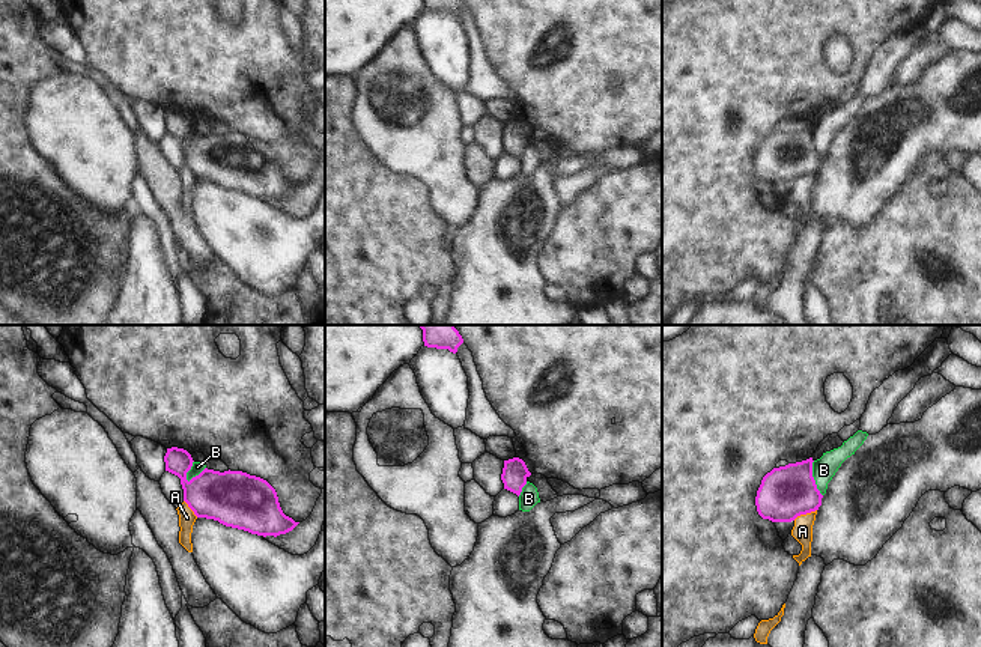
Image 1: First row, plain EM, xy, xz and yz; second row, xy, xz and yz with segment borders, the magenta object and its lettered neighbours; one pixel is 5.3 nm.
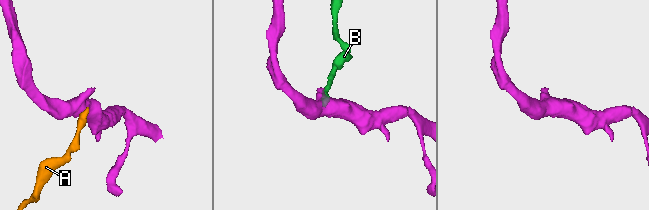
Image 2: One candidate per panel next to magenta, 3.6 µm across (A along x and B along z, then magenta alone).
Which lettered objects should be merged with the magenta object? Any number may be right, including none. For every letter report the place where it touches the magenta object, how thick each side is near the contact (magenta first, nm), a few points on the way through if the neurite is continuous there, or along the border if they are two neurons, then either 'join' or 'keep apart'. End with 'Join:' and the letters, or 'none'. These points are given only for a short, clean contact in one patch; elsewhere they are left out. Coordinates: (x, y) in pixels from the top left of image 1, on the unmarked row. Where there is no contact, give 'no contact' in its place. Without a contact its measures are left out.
A: contact yz (804, 176); calibres 280 and 110 nm; border yz (816, 172), (801, 176), (793, 182); keep apart
B: contact xy (196, 139); calibres 300 and 60 nm; border xy (205, 130), (188, 143), (185, 142); keep apart
Join: none

